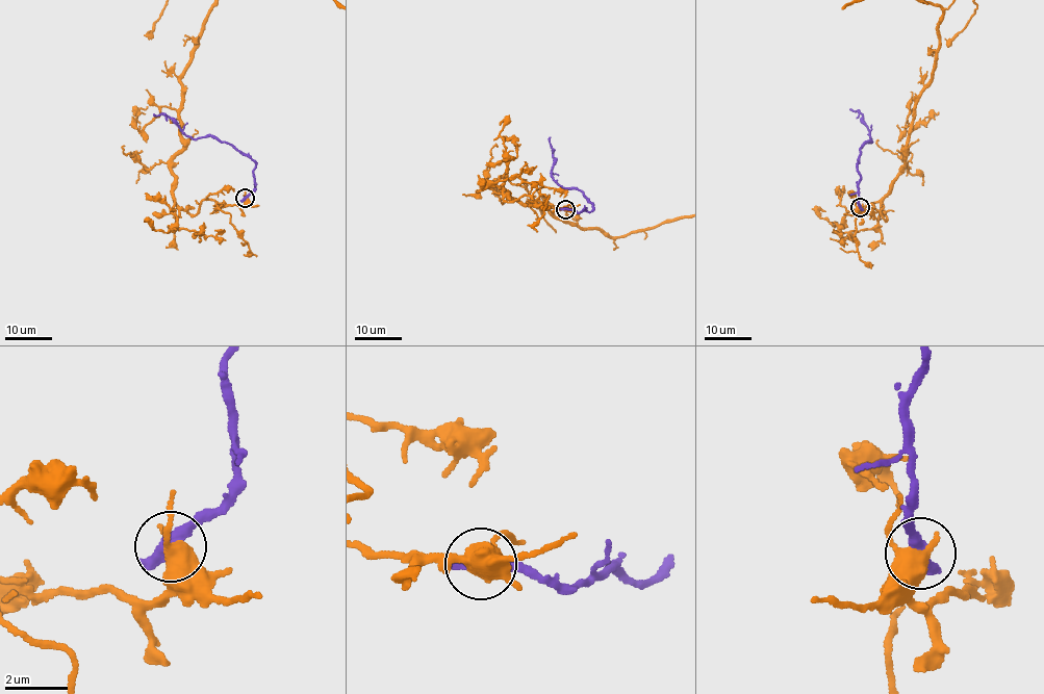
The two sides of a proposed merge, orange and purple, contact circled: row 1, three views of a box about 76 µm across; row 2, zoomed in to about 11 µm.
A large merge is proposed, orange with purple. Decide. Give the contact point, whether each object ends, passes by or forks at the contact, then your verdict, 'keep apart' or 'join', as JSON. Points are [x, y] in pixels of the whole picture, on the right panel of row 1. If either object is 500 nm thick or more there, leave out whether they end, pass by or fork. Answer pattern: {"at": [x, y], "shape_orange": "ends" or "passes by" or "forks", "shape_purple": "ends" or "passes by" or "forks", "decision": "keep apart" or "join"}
{"at": [860, 207], "decision": "keep apart"}

